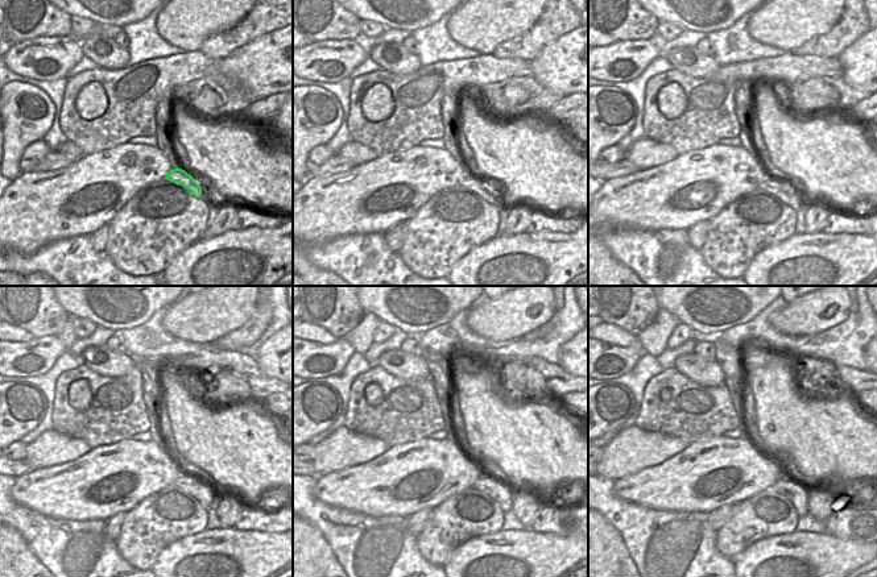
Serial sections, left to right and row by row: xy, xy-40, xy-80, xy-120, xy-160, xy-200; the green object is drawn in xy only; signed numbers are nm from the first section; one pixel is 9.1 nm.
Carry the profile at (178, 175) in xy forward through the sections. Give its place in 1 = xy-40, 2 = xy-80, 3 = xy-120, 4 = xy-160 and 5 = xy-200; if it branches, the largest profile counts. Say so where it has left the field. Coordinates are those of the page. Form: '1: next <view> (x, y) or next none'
1: next xy-40 (474, 181)
2: next xy-80 (786, 192)
3: next xy-120 (198, 489)
4: next xy-160 (497, 490)
5: next xy-200 (793, 490)

